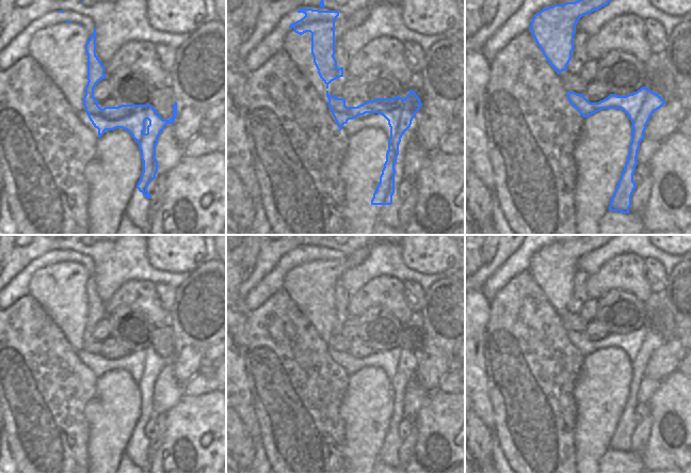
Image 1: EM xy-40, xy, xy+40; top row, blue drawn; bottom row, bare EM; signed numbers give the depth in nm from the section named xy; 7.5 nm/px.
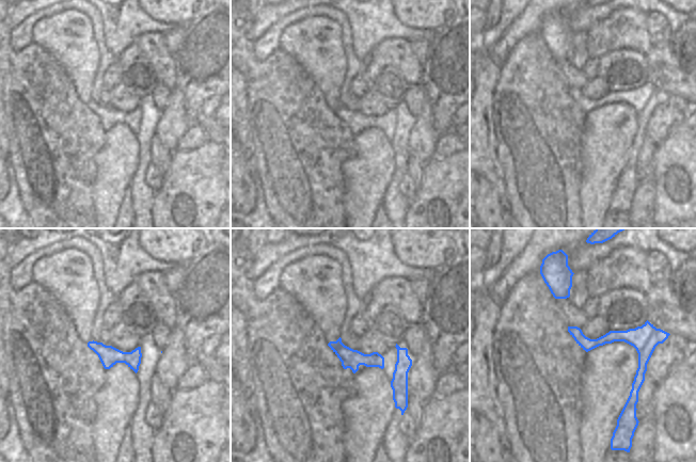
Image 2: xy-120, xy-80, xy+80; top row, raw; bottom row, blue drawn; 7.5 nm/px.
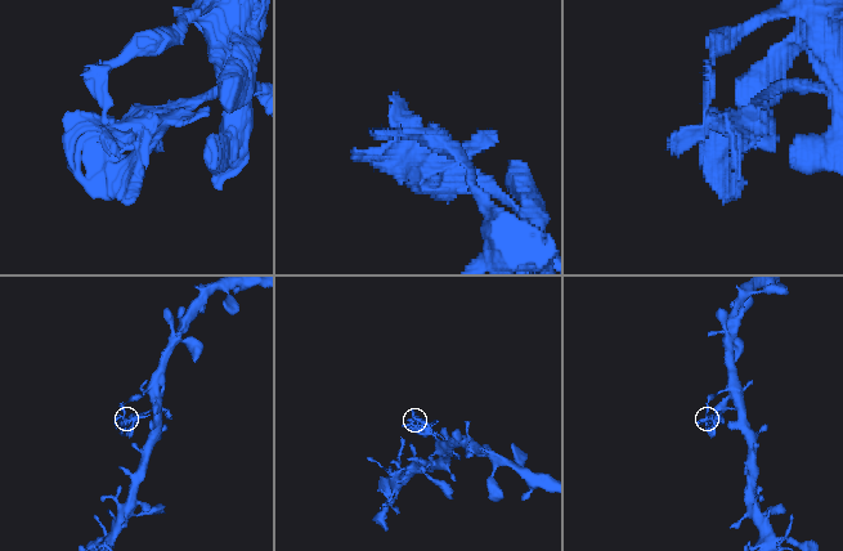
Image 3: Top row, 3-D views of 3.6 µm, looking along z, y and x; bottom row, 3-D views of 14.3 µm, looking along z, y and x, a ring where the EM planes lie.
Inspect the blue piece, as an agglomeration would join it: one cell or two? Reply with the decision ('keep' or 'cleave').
cleave

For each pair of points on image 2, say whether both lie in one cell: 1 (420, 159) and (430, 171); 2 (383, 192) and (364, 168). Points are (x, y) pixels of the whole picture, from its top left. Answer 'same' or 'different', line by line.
1: different
2: different

